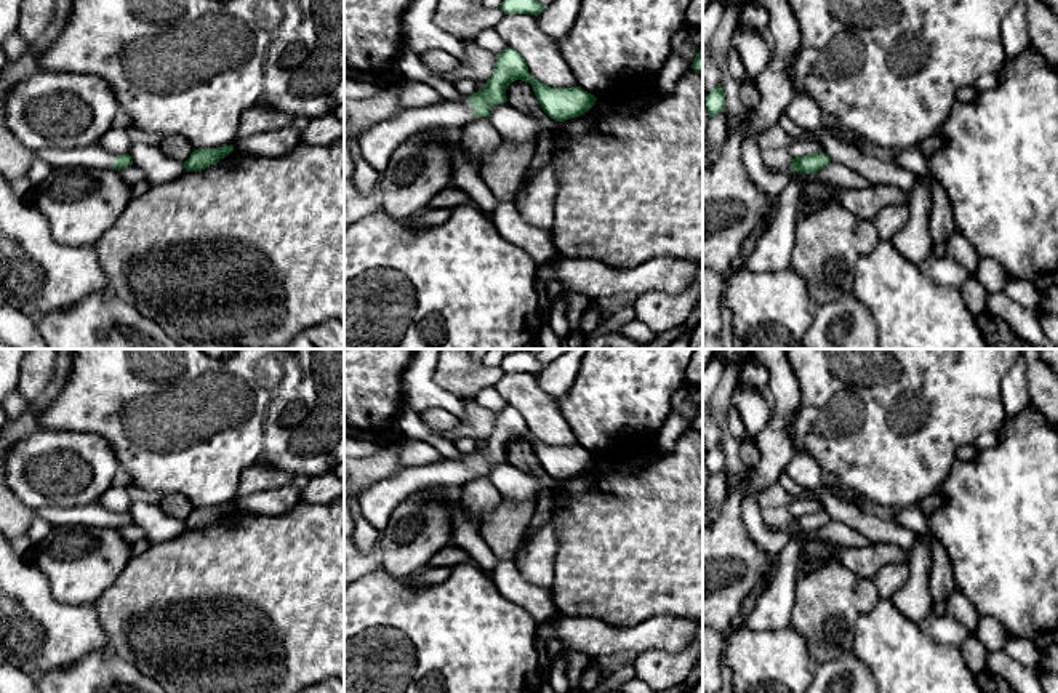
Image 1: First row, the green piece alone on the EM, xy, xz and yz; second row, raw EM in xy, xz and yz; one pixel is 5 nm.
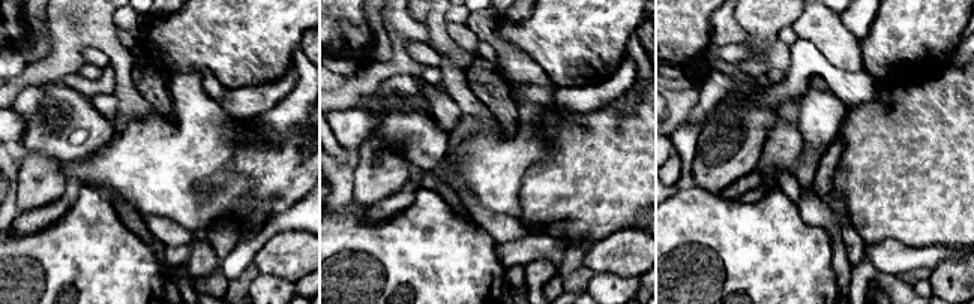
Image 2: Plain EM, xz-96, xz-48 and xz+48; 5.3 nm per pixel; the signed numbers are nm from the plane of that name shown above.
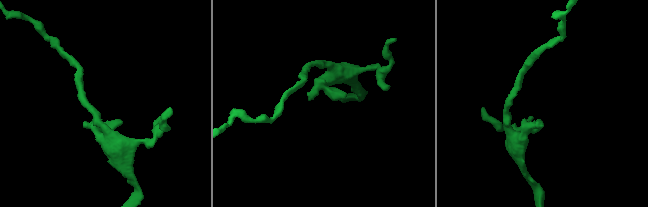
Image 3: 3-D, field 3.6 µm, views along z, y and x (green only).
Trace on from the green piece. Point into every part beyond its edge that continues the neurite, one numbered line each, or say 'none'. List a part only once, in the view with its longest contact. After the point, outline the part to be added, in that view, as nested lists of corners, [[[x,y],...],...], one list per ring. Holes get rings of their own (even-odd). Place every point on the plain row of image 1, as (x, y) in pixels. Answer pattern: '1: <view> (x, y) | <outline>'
1: xz (376, 503) | [[[469,455],[461,459],[442,459],[427,466],[413,466],[395,472],[359,496],[359,506],[379,533],[387,527],[392,511],[407,498],[427,487],[461,488],[475,477]]]

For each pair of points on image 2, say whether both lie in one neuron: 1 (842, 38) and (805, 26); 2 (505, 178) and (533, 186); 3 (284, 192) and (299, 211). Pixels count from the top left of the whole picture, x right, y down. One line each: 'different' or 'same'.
1: same
2: different
3: different

